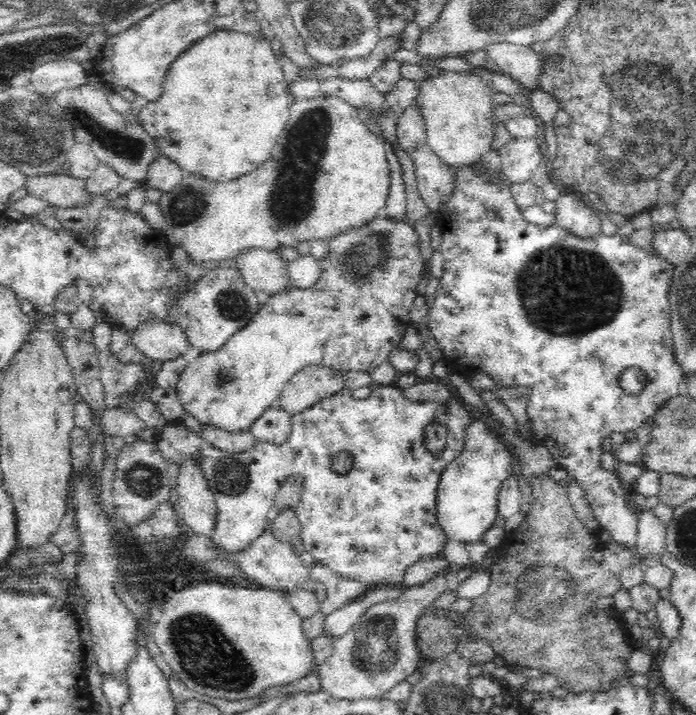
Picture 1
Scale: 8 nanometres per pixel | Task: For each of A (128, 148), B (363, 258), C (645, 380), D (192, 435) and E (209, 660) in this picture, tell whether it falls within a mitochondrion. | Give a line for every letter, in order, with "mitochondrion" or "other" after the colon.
A: mitochondrion
B: mitochondrion
C: other
D: other
E: mitochondrion

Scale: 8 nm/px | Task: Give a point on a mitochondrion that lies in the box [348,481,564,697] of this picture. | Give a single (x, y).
(378, 651)

